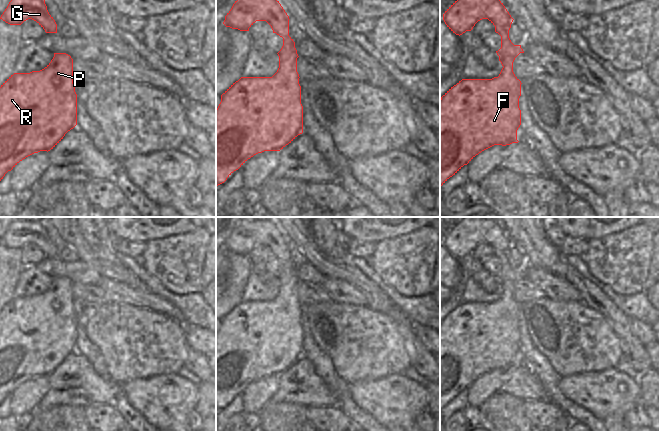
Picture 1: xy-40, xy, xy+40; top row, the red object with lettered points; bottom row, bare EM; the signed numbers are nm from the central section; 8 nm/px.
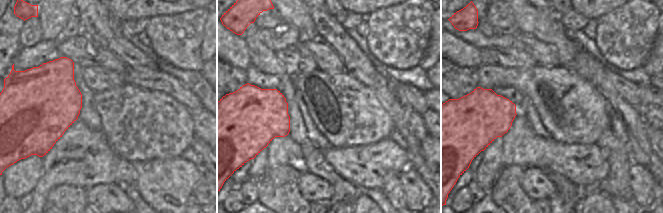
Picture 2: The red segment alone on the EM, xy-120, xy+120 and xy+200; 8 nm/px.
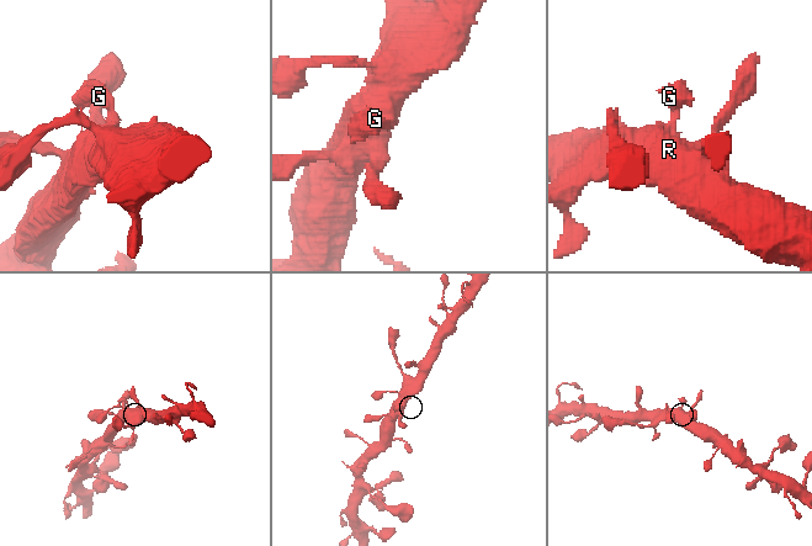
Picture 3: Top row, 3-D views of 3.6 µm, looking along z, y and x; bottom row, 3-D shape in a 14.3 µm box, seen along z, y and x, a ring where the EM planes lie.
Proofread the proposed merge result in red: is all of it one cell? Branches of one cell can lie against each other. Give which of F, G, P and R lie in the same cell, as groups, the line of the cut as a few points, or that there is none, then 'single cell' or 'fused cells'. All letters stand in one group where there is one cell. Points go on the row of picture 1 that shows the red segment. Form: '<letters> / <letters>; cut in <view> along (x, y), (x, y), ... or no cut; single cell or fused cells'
F G P R; no cut; single cell

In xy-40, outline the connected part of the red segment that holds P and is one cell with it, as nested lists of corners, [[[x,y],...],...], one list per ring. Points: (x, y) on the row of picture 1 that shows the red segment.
[[[54,53],[44,69],[11,75],[0,87],[0,181],[26,157],[53,149],[76,125],[77,94],[70,55]]]

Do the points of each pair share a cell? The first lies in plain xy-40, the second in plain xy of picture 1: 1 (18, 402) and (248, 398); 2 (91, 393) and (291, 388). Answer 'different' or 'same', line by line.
1: same
2: same

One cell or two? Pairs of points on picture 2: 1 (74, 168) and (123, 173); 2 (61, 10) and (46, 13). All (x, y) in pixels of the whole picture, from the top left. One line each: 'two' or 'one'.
1: one
2: one

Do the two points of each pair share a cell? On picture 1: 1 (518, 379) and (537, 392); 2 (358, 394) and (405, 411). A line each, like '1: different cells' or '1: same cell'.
1: same cell
2: same cell

